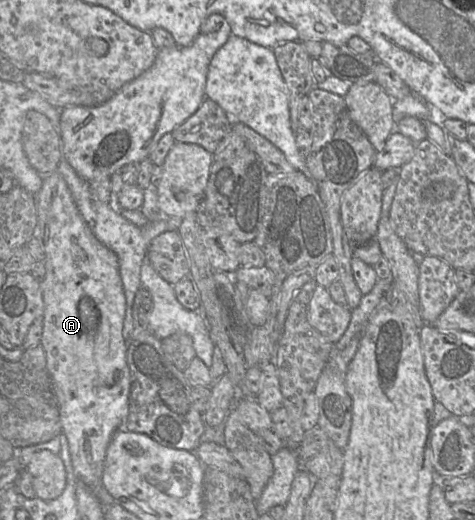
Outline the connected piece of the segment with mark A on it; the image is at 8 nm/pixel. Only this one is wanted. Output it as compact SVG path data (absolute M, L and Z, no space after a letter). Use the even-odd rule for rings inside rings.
M61 173L44 177L36 194L36 204L39 240L44 247L46 268L46 275L40 282L44 301L40 346L45 351L47 369L58 400L62 434L67 439L74 474L95 494L101 486L108 445L114 433L123 428L129 412L130 371L126 359L127 341L123 337L126 298L118 256L93 234Z

